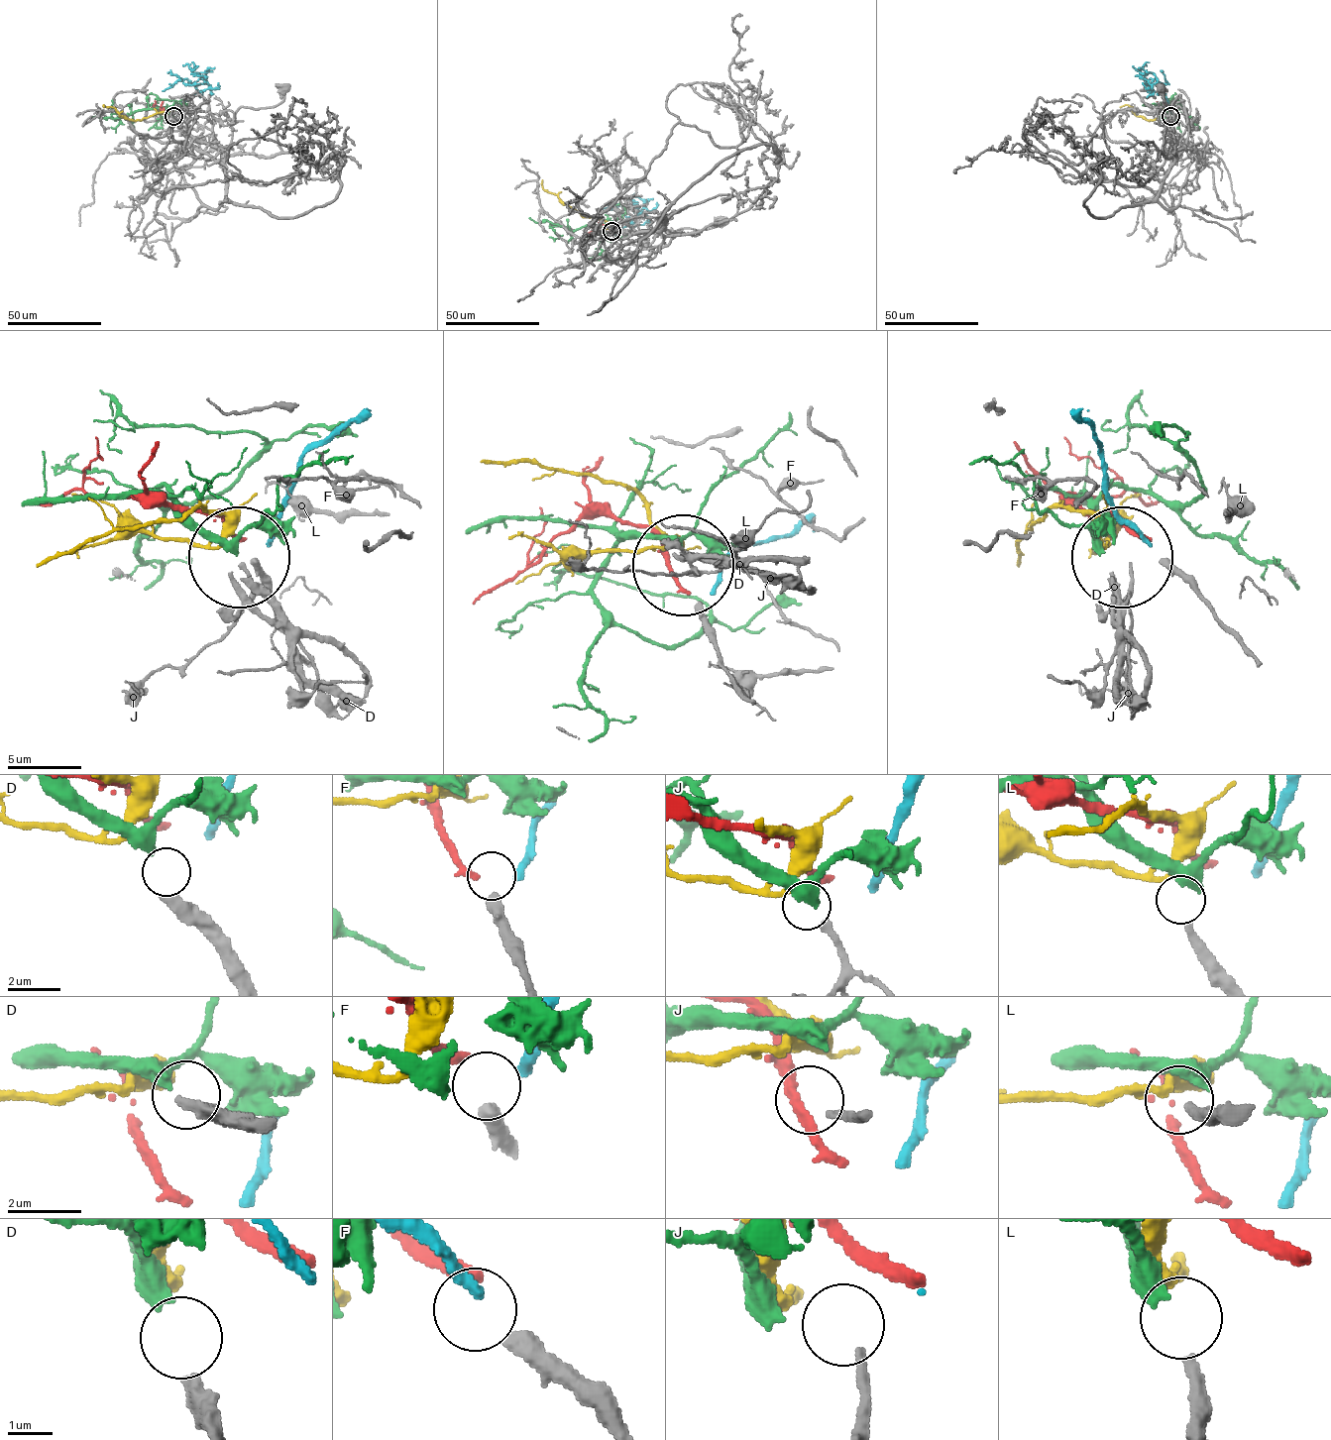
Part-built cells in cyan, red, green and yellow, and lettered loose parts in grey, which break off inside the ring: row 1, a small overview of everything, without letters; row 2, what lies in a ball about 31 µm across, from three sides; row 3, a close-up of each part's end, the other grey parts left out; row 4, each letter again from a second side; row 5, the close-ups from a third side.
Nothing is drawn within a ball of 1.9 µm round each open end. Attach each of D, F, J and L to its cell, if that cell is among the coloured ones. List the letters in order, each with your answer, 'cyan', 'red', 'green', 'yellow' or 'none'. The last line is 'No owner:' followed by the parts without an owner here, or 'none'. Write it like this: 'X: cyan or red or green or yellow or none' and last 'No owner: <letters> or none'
D: green
F: red
J: none
L: yellow
No owner: J

